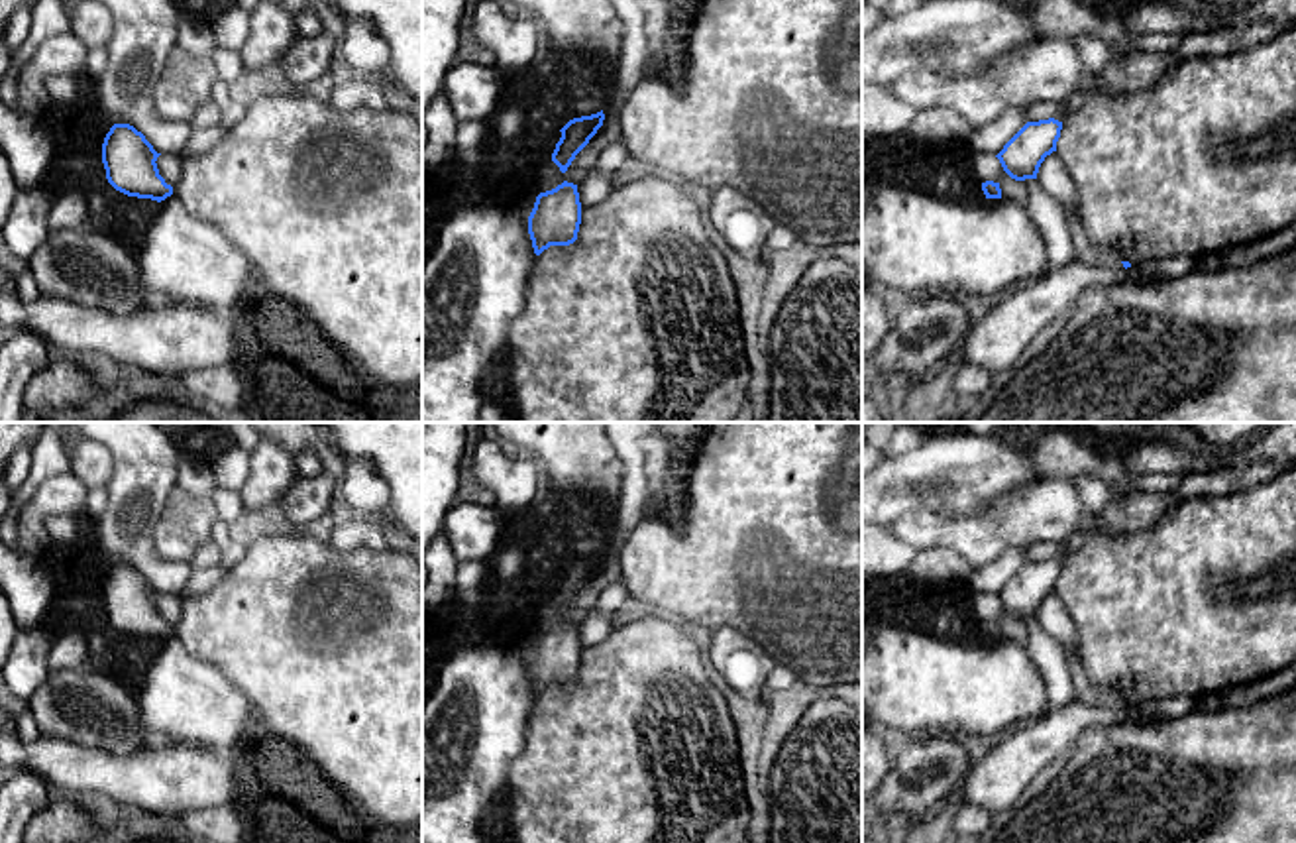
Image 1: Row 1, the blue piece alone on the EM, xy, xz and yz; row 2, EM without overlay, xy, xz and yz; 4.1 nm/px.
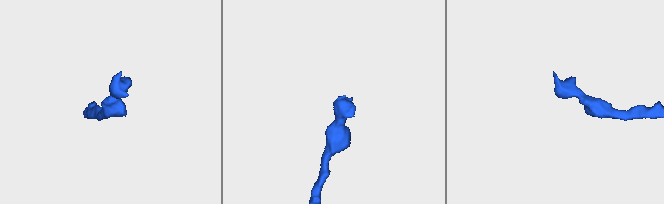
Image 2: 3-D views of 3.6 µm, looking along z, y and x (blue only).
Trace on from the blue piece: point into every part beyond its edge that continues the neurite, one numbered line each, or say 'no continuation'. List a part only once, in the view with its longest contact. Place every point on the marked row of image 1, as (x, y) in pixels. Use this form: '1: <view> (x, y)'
no continuation

